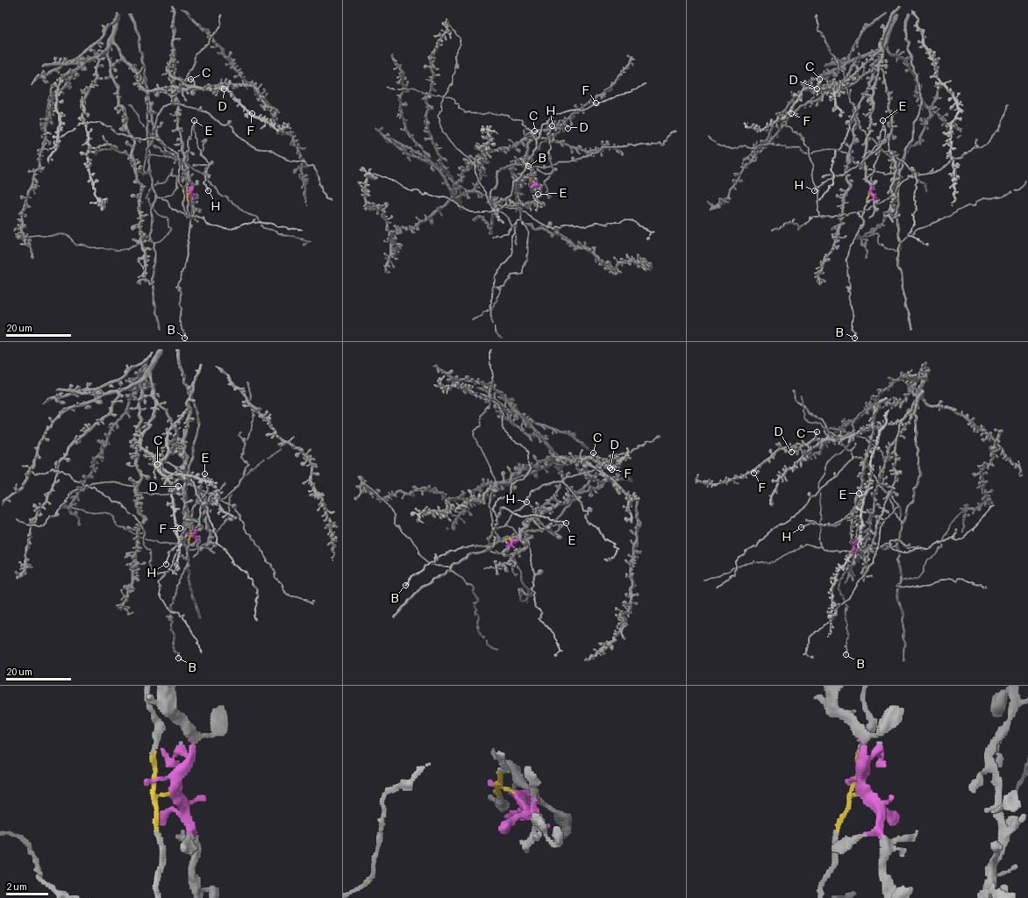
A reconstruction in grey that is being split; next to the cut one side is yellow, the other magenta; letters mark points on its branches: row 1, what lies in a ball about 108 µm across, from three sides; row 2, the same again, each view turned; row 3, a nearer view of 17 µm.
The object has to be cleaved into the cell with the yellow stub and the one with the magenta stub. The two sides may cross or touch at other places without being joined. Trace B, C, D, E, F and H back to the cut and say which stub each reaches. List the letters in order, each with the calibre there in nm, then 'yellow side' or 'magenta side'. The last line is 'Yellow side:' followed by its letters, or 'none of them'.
B: calibre 220 nm; yellow side
C: calibre 220 nm; magenta side
D: calibre 190 nm; magenta side
E: calibre 180 nm; yellow side
F: calibre 120 nm; magenta side
H: calibre 180 nm; yellow side
Yellow side: B, E, H

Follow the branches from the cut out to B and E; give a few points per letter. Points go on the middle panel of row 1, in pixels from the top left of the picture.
B: (533, 181), (531, 180), (534, 174), (530, 158), (522, 161), (529, 166)
E: (533, 181), (531, 181), (529, 187), (531, 191), (538, 194)

